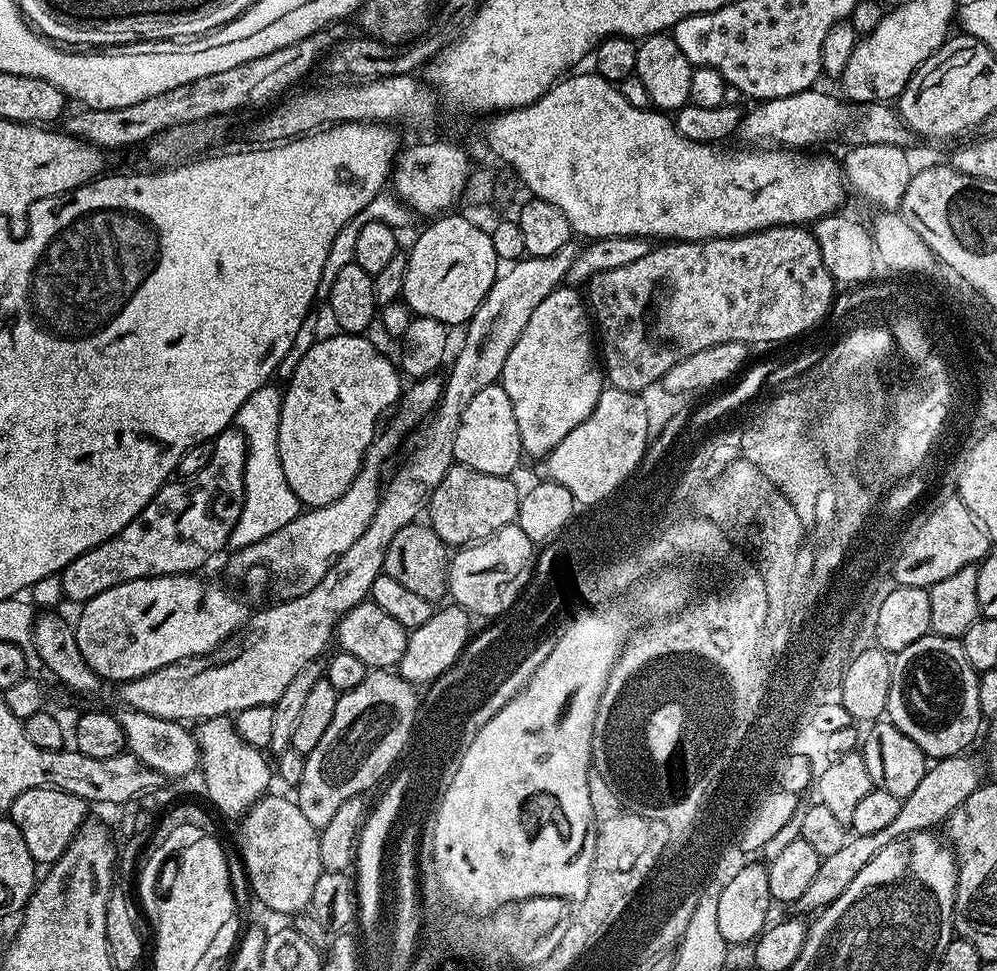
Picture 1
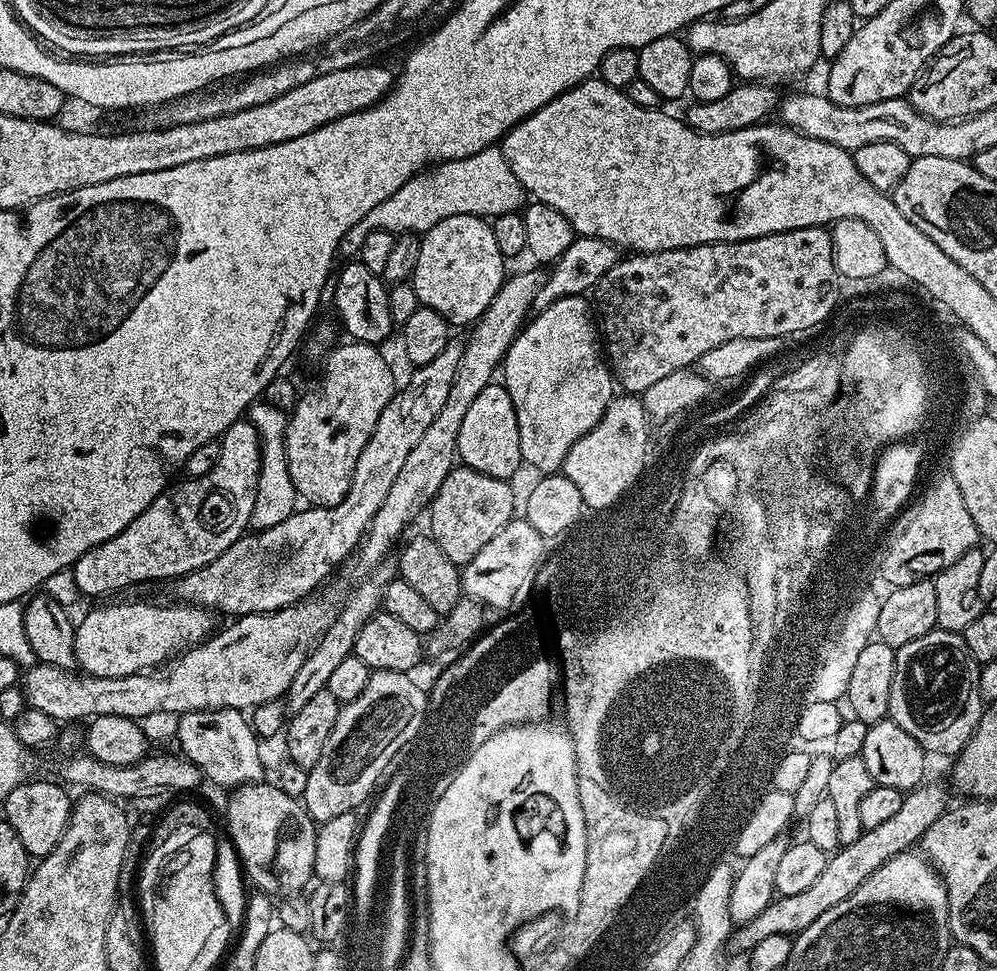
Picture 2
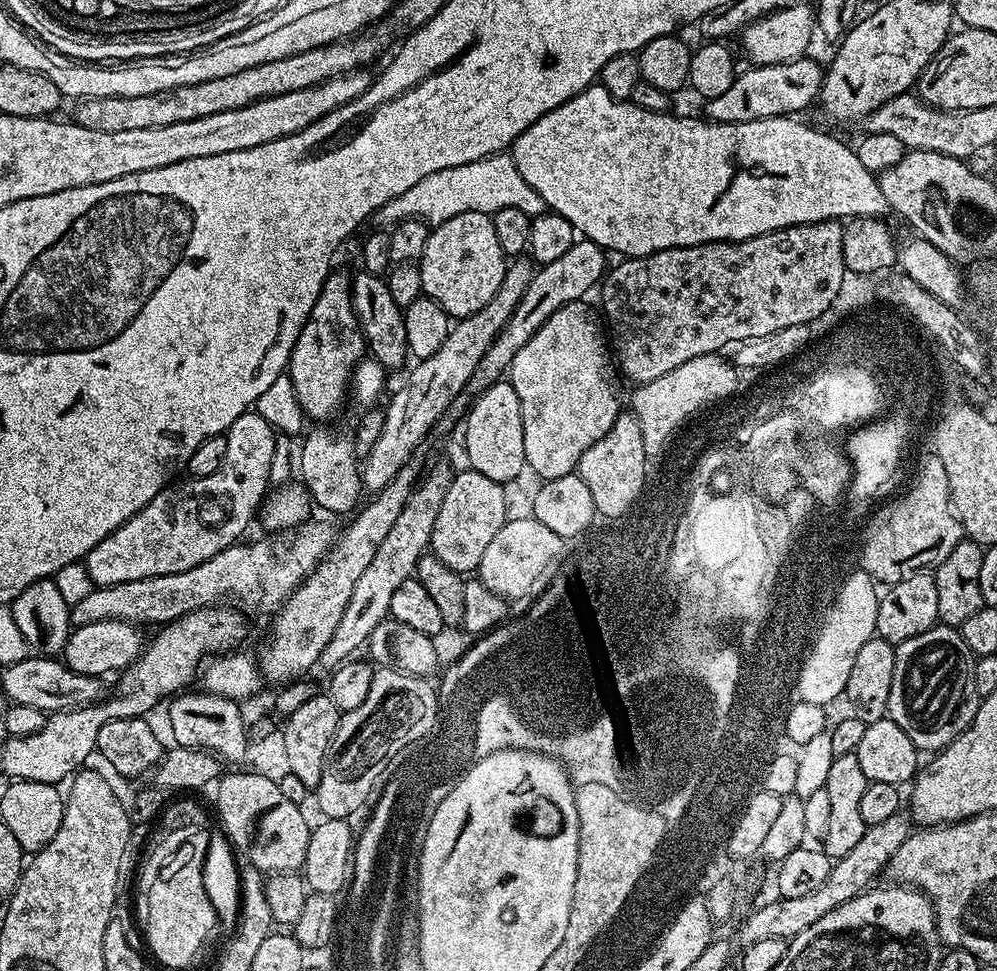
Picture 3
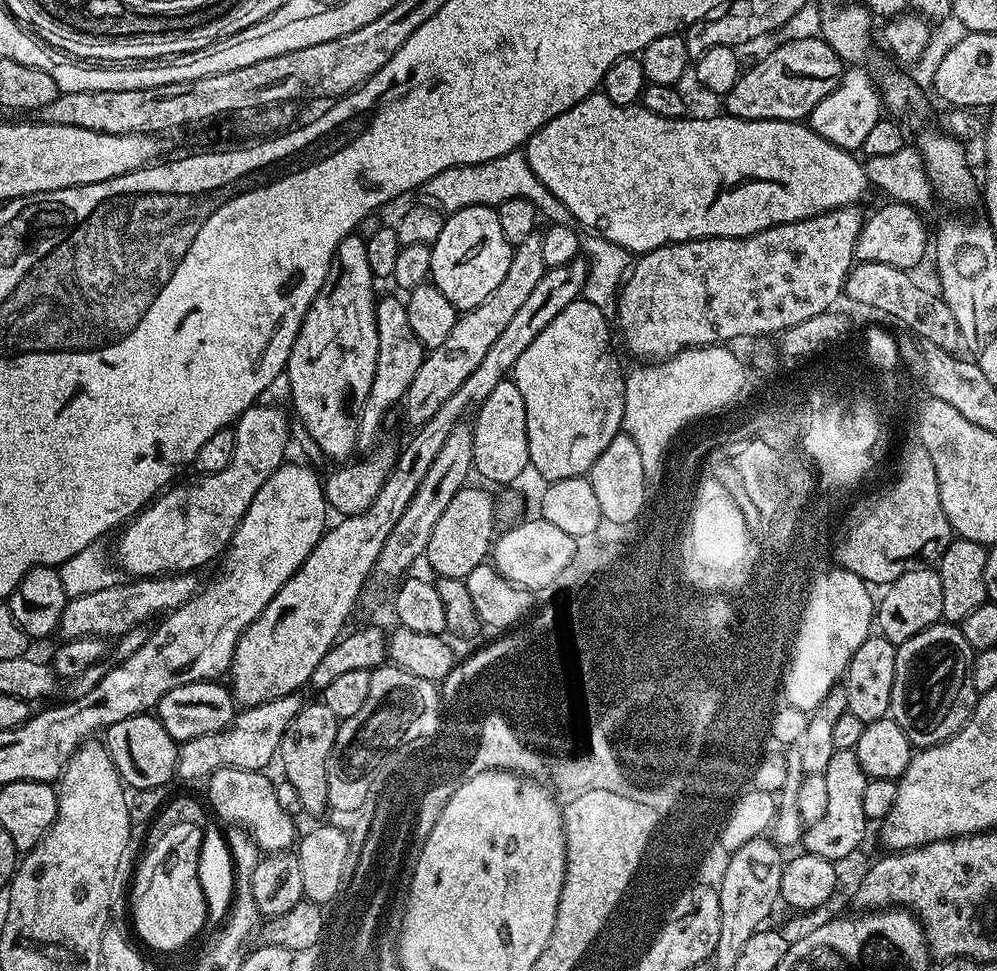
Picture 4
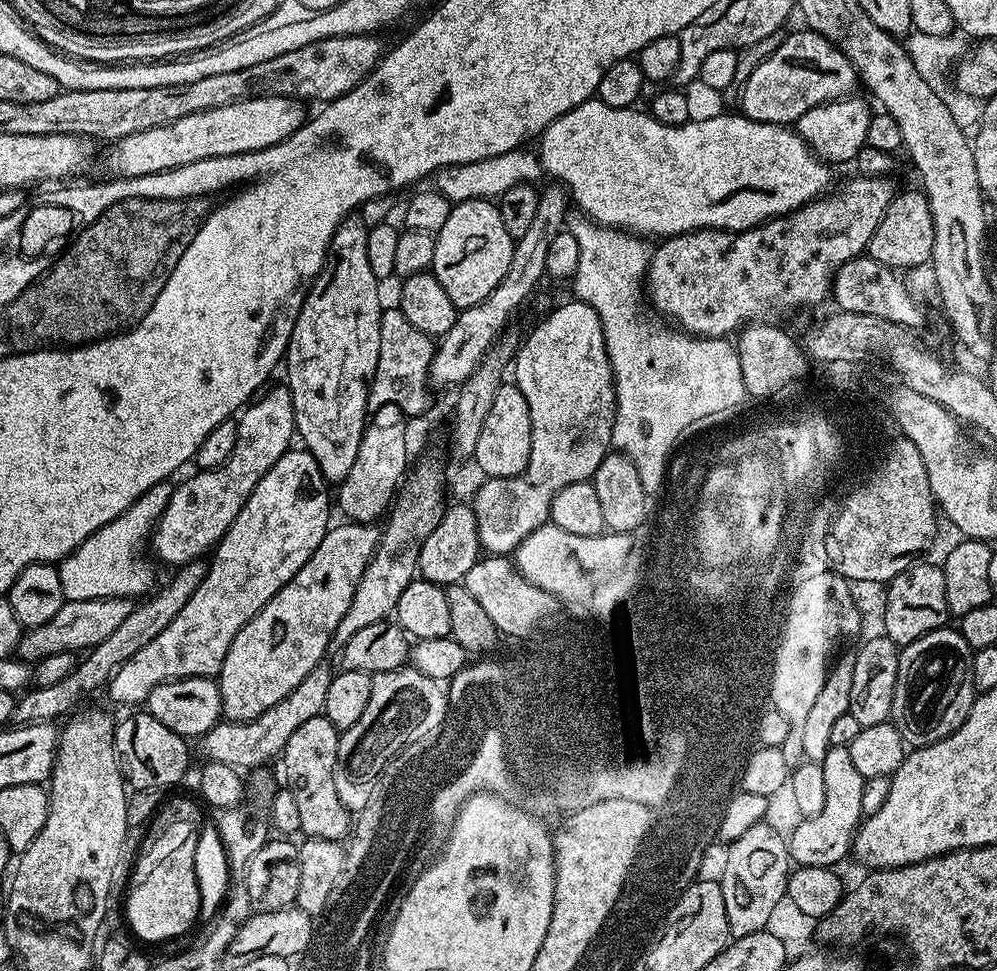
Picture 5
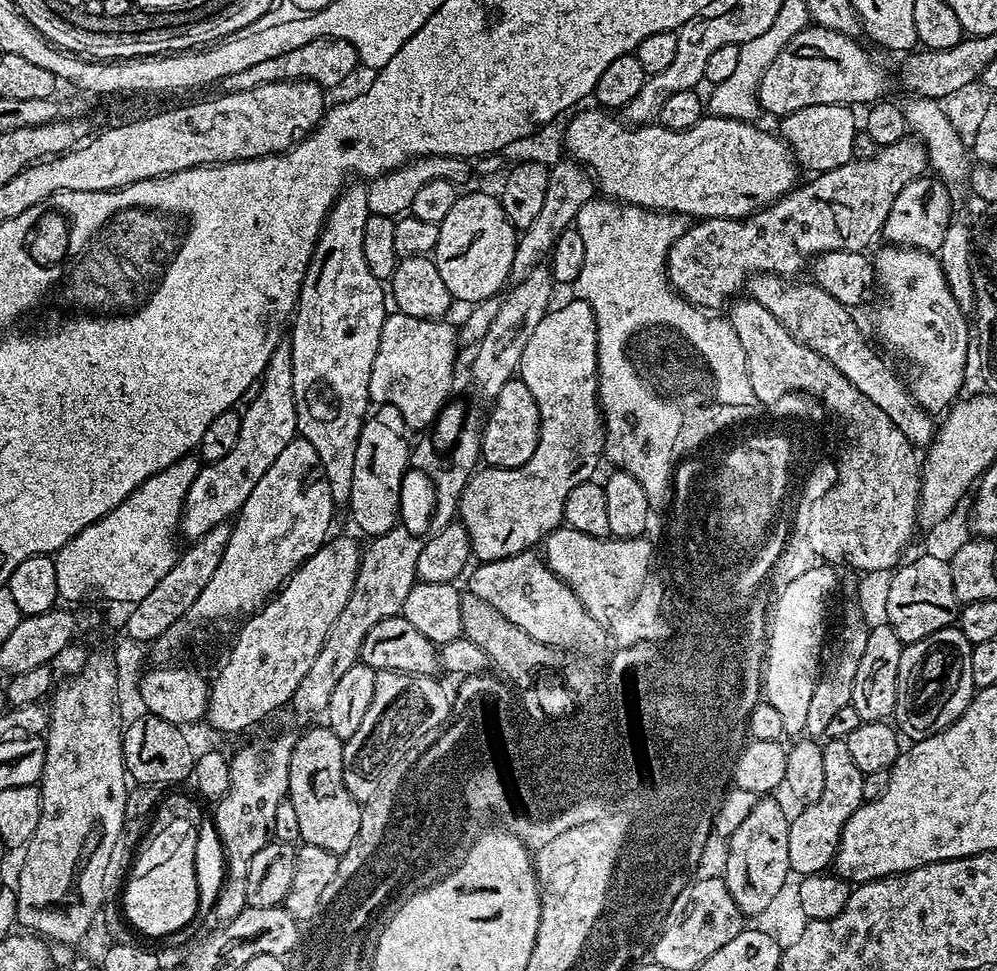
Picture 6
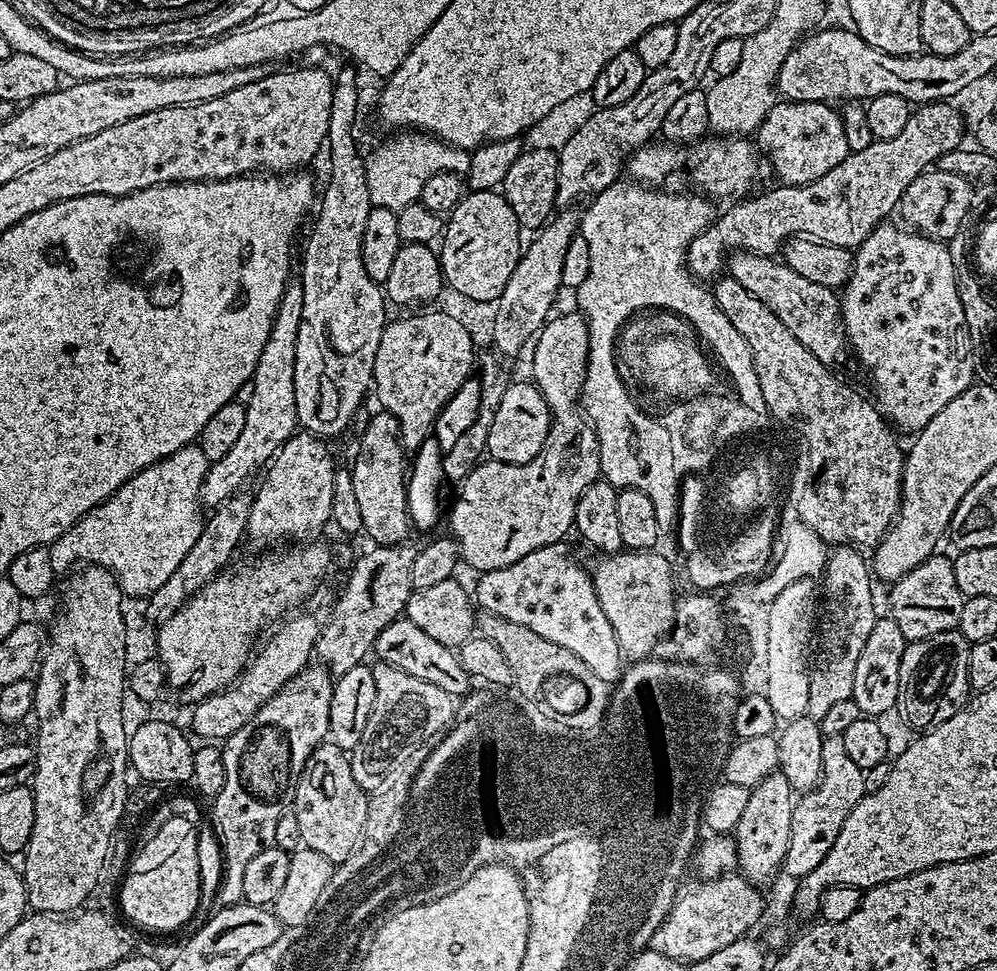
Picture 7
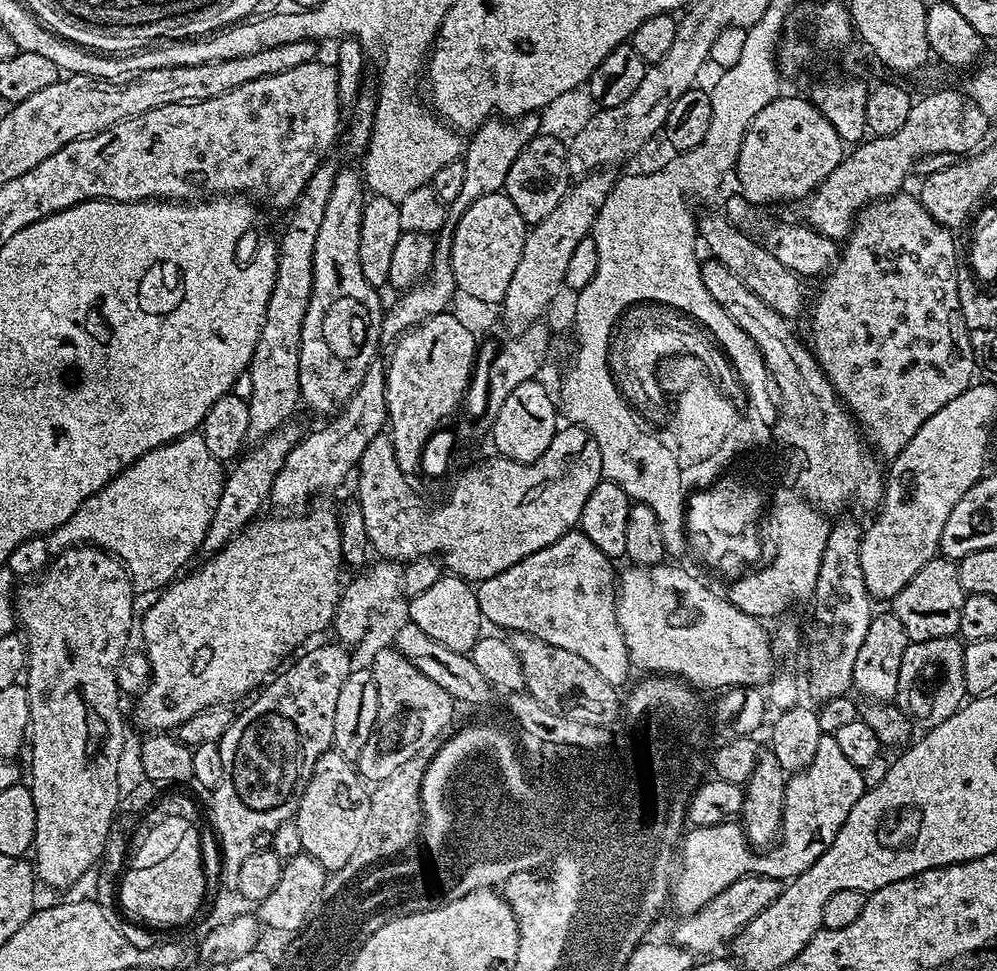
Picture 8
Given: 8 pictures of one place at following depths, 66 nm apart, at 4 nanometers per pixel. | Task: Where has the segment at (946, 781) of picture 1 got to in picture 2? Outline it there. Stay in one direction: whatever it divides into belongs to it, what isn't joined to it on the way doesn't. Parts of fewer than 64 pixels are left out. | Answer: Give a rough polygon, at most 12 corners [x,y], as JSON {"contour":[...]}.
{"contour":[[921,783],[887,822],[831,853],[807,890],[777,895],[727,951],[795,937],[850,898],[878,866],[915,849],[946,811]]}

